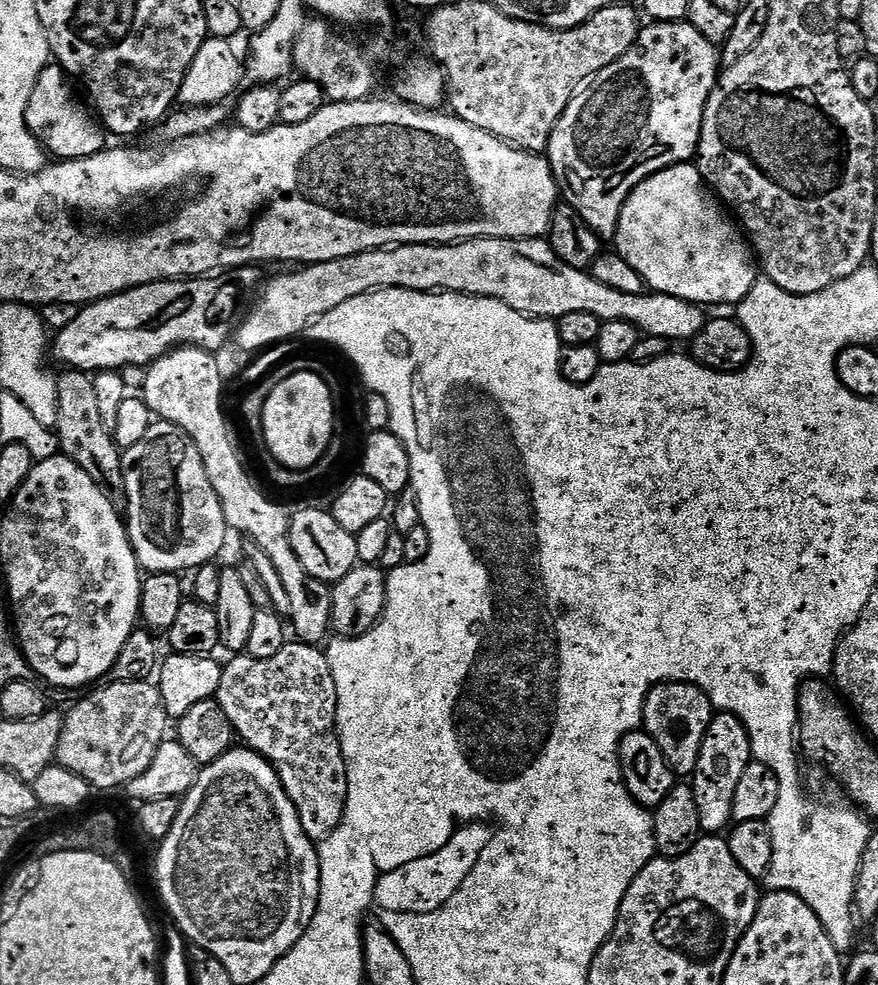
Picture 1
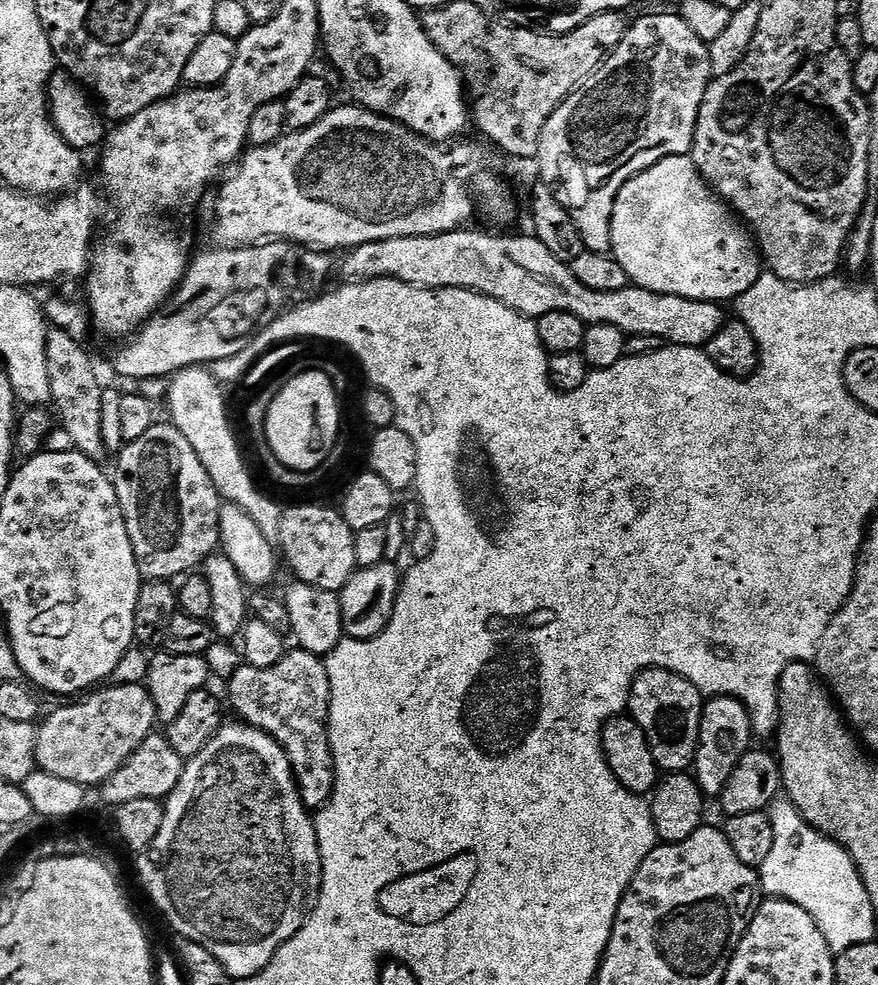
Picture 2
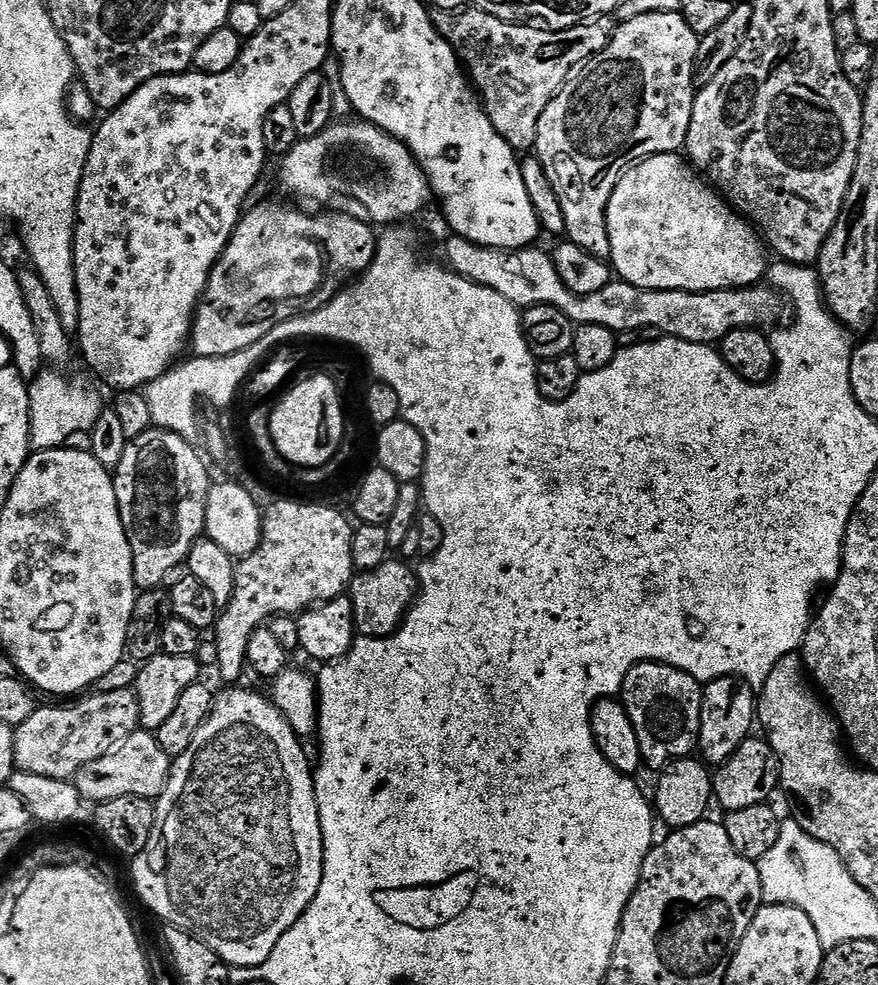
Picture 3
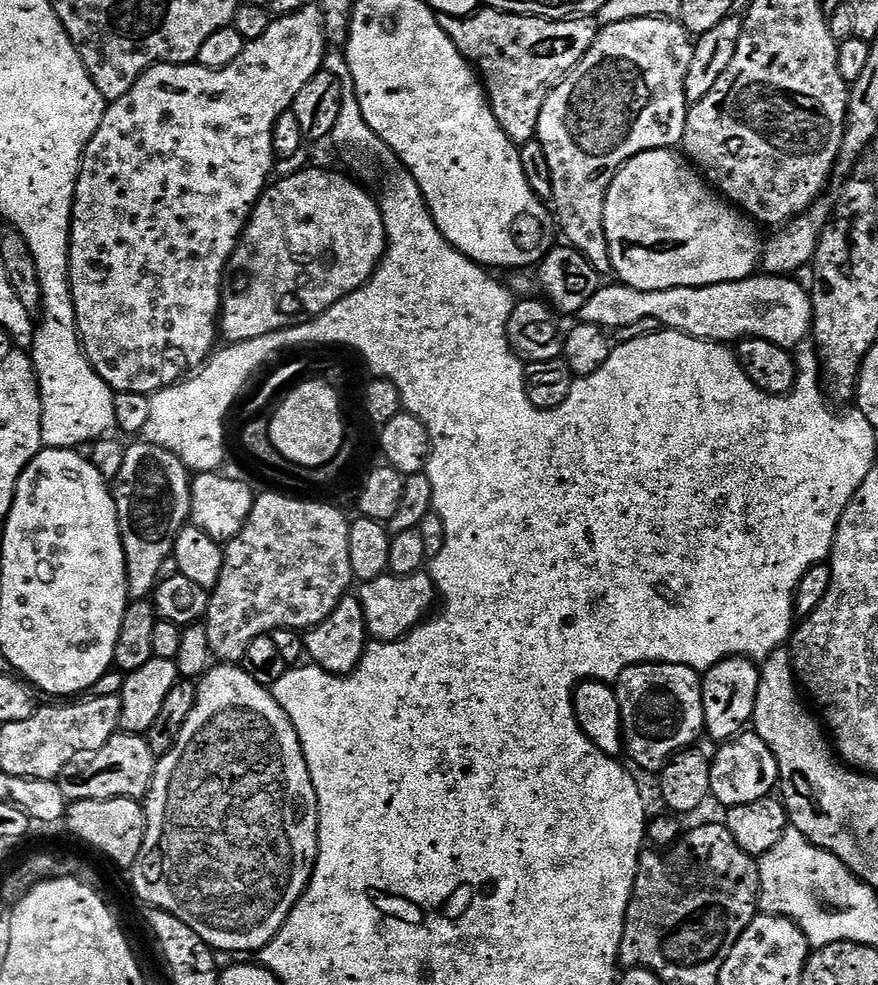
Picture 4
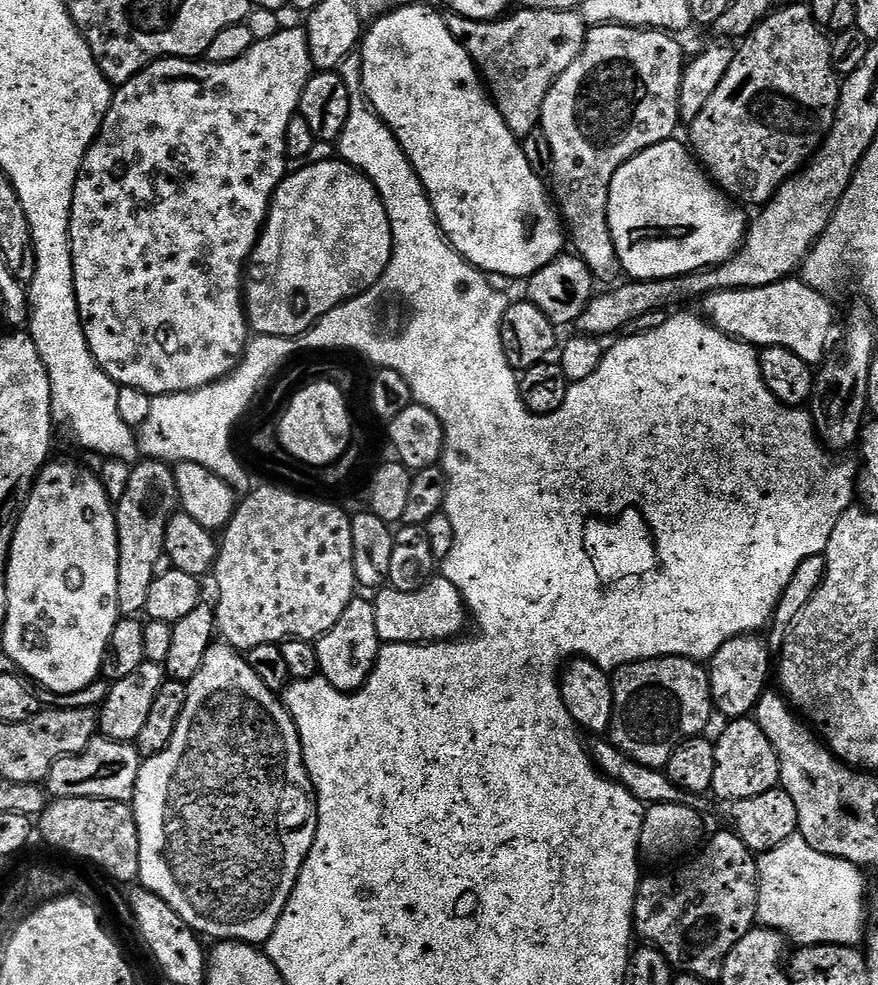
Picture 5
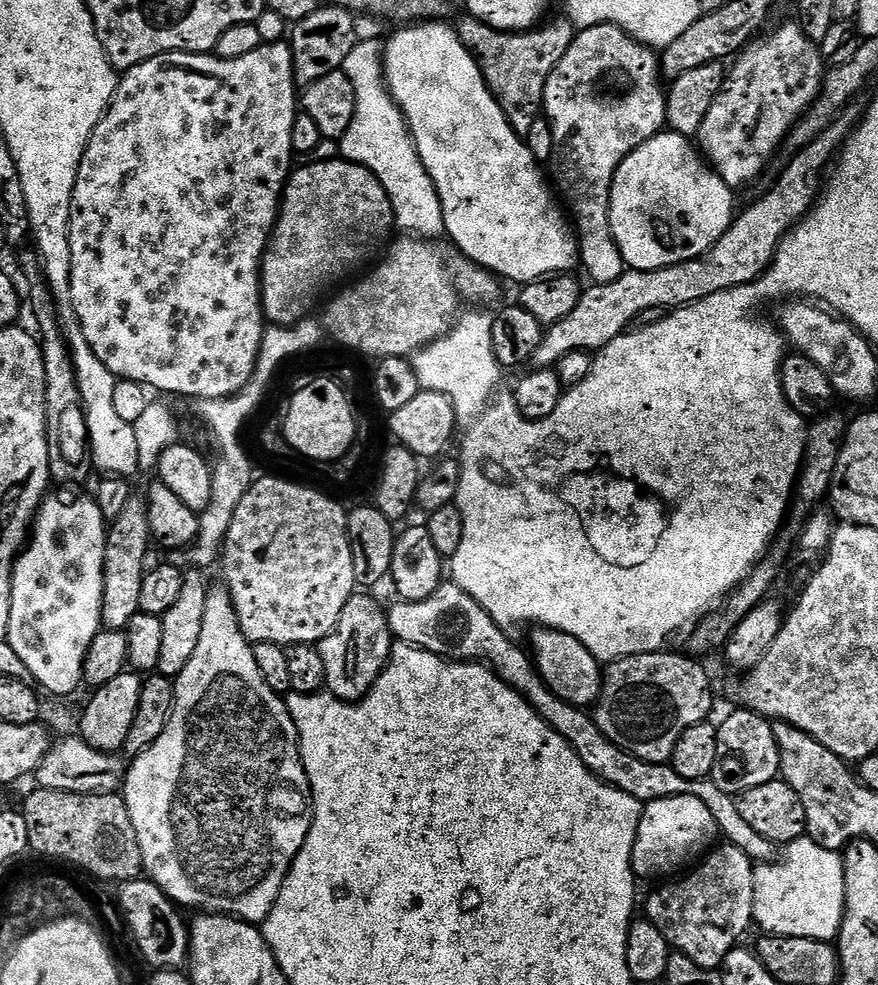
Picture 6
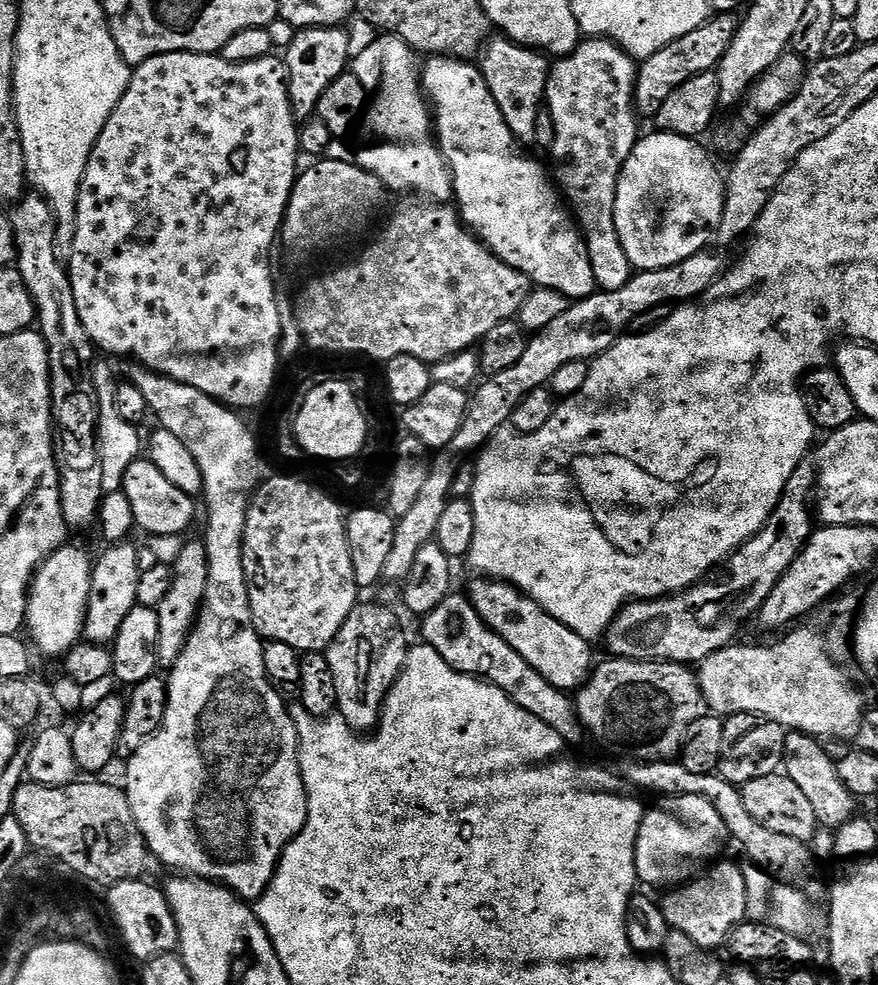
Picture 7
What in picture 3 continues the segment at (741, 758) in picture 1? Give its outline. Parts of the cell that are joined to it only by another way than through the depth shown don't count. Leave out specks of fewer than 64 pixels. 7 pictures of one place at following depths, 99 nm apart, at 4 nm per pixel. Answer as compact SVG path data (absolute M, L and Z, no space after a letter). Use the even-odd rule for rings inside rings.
M727 676L717 680L709 680L703 685L704 701L702 702L702 718L700 719L699 755L705 764L719 766L732 757L734 750L742 746L744 740L753 735L752 724L757 723L757 693L752 685L747 684L739 676Z

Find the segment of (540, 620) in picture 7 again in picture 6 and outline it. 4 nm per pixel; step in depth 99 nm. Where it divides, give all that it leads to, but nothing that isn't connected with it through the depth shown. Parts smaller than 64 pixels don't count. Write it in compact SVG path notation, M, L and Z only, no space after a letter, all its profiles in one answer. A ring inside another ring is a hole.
M537 627L533 632L536 633L532 636L530 652L534 657L536 671L548 683L548 689L558 698L570 702L570 706L578 706L585 710L591 709L599 702L600 691L604 685L604 672L602 671L601 661L596 660L594 654L590 654L590 650L586 650L586 646L582 646L582 642L578 642L578 638L574 638L570 634L559 632L553 628L542 627Z

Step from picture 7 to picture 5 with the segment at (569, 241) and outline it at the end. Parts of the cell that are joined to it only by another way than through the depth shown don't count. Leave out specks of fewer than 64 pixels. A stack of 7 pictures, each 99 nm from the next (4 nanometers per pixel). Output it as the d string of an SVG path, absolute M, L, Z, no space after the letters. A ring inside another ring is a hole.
M424 2L406 5L404 8L395 8L391 12L385 13L367 25L362 36L362 43L358 48L358 55L364 95L367 96L370 107L382 117L388 128L396 135L402 150L410 158L412 168L418 174L418 178L430 198L436 221L440 224L444 235L447 236L448 243L456 249L457 254L469 260L475 268L485 274L491 274L493 277L513 276L516 280L521 279L520 281L532 276L538 270L542 270L542 266L554 262L554 258L562 255L566 248L566 229L553 197L550 195L545 181L530 168L523 143L512 133L510 126L506 126L506 122L502 122L502 114L498 114L496 103L488 95L488 89L482 83L476 63L470 58L468 51L456 41L454 34L450 34L441 13L438 14L434 9L427 8Z

